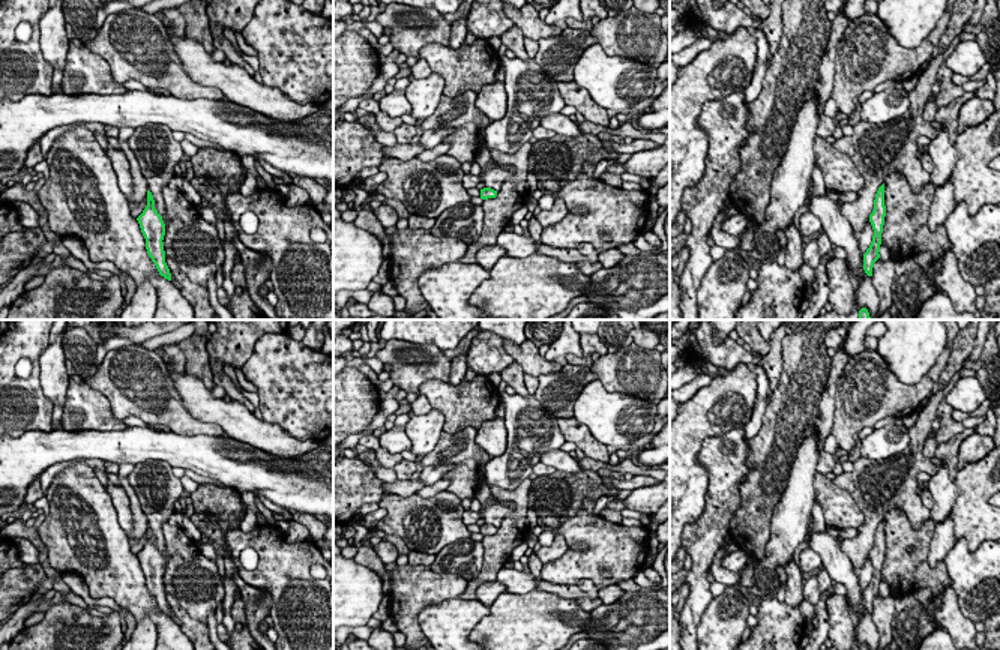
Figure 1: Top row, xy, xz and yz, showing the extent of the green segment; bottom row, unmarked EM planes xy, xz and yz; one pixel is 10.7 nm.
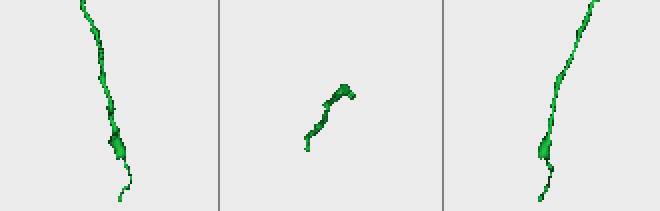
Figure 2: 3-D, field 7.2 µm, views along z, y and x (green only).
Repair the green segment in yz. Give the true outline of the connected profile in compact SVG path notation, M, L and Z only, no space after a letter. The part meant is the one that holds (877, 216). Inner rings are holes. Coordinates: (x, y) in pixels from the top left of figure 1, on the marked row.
M884 183L878 188L874 200L874 210L869 215L869 222L874 230L872 242L863 254L863 270L872 276L874 263L880 258L881 233L884 225L886 206L884 206Z

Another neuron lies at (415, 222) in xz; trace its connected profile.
M410 215L407 219L408 219L408 228L410 230L425 230L425 231L429 231L434 227L434 224L435 224L435 219L425 218L425 216Z

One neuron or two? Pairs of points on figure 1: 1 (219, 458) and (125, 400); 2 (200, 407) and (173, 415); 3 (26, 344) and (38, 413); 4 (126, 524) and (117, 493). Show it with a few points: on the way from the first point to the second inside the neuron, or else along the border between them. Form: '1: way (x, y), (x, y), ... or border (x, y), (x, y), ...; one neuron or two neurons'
1: border (170, 430), (179, 434), (210, 434), (215, 437); two neurons
2: border (171, 379), (182, 404), (195, 418), (218, 425); two neurons
3: way (35, 361), (35, 397); one neuron
4: way (125, 517), (120, 500); one neuron

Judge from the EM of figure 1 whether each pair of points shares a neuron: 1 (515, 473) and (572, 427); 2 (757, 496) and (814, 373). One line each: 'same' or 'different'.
1: different
2: same

